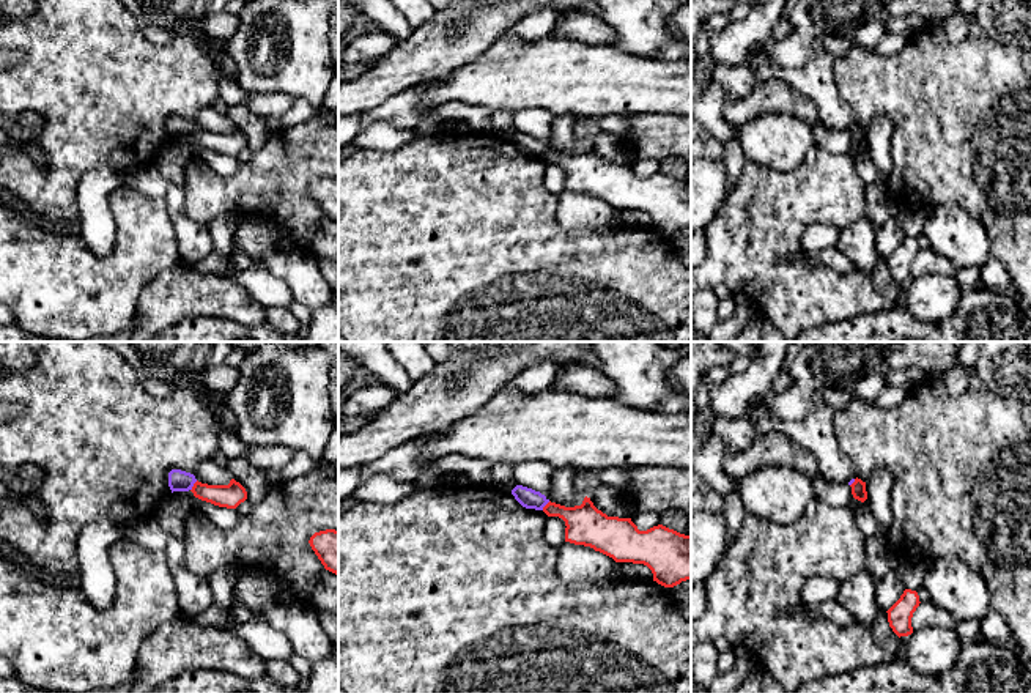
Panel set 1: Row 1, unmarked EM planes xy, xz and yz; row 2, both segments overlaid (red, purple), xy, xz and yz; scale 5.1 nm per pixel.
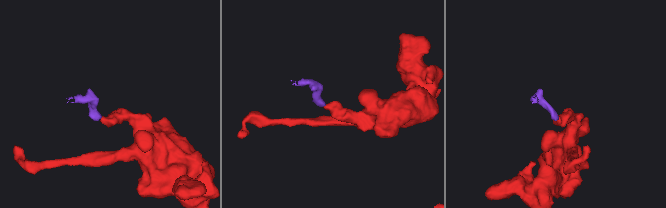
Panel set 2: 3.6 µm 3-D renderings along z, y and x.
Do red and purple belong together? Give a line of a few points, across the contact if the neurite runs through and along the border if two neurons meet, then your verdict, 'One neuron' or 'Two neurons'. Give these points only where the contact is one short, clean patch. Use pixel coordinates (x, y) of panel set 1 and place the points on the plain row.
Line: xy (197, 128), (191, 137). Two neurons

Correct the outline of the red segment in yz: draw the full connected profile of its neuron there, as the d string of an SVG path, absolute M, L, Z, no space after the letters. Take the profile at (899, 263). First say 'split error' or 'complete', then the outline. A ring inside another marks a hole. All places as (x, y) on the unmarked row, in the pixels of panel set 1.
complete | M905 236L900 246L886 258L889 274L899 285L913 280L911 265L919 250L918 239Z

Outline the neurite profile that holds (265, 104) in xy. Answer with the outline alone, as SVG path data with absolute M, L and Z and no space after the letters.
M252 93L247 94L247 107L260 117L282 118L296 102L296 98L285 93Z

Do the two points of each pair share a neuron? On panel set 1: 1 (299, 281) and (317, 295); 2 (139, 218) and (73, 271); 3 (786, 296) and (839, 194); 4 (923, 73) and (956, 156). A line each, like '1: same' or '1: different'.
1: same
2: same
3: same
4: same

